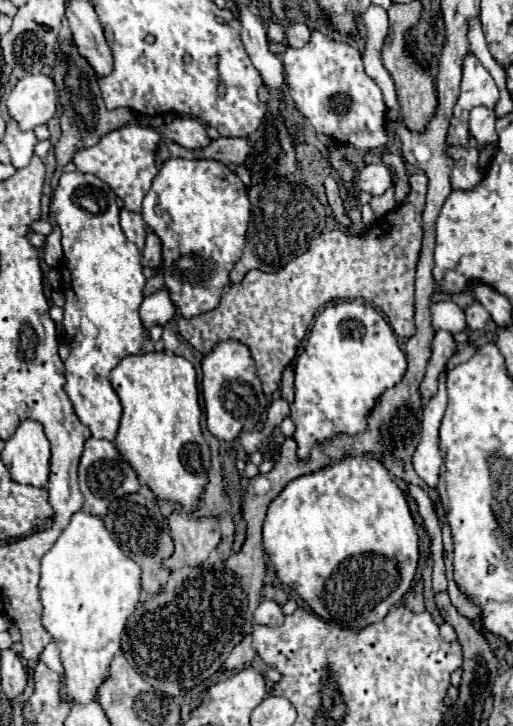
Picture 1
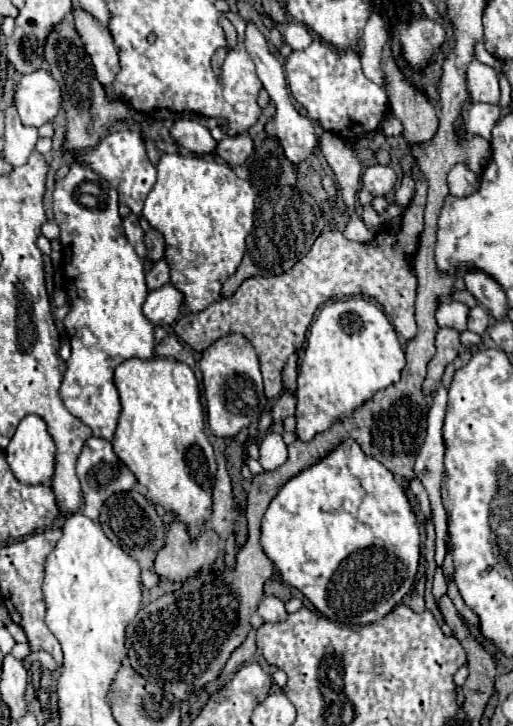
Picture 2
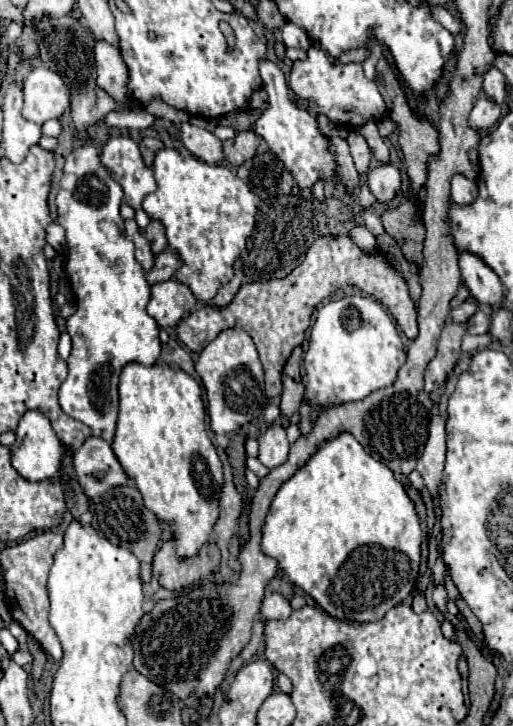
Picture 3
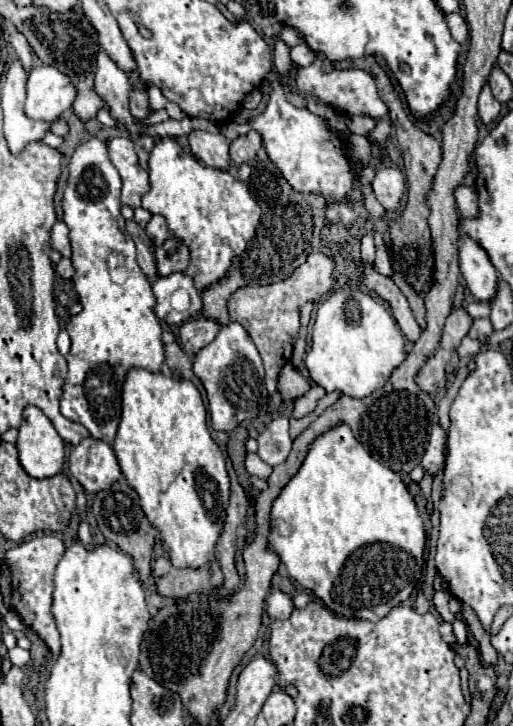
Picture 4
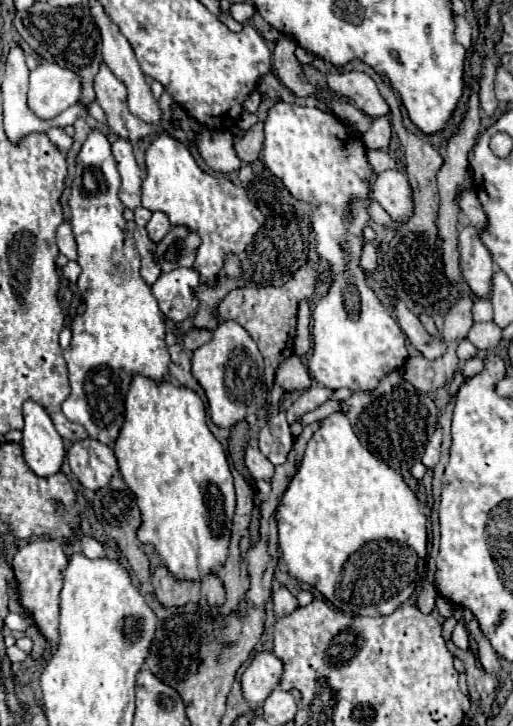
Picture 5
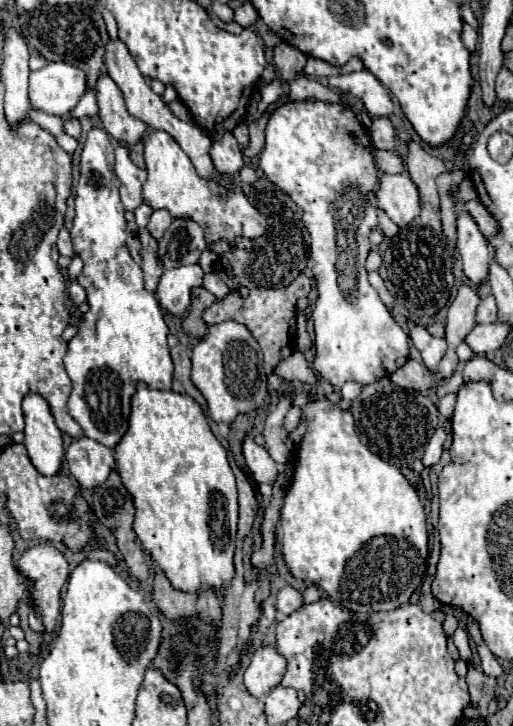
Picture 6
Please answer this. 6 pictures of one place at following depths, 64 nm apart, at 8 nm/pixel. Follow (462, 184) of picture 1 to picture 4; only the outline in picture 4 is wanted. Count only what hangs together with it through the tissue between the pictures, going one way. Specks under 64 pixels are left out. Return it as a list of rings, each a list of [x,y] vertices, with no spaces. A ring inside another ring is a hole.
[[[458,186],[454,190],[456,206],[462,216],[476,216],[476,204],[478,204],[478,194],[474,186]]]

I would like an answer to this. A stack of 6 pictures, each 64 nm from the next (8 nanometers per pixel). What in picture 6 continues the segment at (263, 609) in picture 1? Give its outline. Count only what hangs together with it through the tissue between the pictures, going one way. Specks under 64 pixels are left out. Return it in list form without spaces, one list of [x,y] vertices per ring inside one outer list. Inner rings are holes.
[[[282,586],[276,596],[276,610],[288,616],[294,610],[298,610],[300,606],[302,606],[302,594],[298,590],[294,590],[292,586]]]

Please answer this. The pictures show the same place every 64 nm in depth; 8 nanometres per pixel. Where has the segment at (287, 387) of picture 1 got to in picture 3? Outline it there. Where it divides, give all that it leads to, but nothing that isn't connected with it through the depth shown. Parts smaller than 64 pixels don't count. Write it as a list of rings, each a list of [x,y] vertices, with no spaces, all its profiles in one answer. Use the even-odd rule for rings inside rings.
[[[298,346],[284,366],[284,374],[292,376],[292,380],[296,380],[296,382],[300,380],[300,362],[302,362],[302,348]]]

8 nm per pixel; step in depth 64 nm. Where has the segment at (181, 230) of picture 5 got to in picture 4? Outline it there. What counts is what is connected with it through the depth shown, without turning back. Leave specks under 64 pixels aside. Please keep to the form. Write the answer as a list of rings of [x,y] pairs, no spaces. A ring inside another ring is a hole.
[[[170,236],[160,248],[156,248],[158,276],[184,272],[184,268],[188,268],[188,248]]]

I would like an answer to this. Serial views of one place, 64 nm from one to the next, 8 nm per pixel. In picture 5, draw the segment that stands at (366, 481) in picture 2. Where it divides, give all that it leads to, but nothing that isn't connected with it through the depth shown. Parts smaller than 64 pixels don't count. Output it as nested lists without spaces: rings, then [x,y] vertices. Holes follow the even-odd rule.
[[[336,412],[328,418],[322,420],[320,424],[320,430],[314,432],[314,436],[310,438],[308,446],[306,446],[306,452],[304,452],[304,458],[300,462],[300,468],[296,472],[296,476],[292,478],[292,482],[288,484],[282,500],[280,500],[280,506],[276,508],[276,524],[278,524],[278,546],[280,546],[280,556],[282,560],[286,562],[288,566],[288,574],[294,576],[296,580],[316,588],[334,608],[346,612],[346,614],[356,614],[356,616],[386,616],[386,614],[392,614],[400,604],[404,604],[412,592],[416,590],[416,586],[422,582],[424,578],[424,570],[426,570],[426,516],[420,512],[420,506],[418,506],[418,498],[416,494],[406,486],[406,482],[402,480],[402,474],[398,474],[396,470],[388,468],[388,464],[384,464],[382,460],[374,458],[362,444],[360,440],[356,438],[348,418],[342,414],[342,412]],[[362,546],[368,546],[364,548],[364,554],[356,554],[356,562],[354,566],[348,566],[346,562],[354,556],[354,552],[358,552]]]

